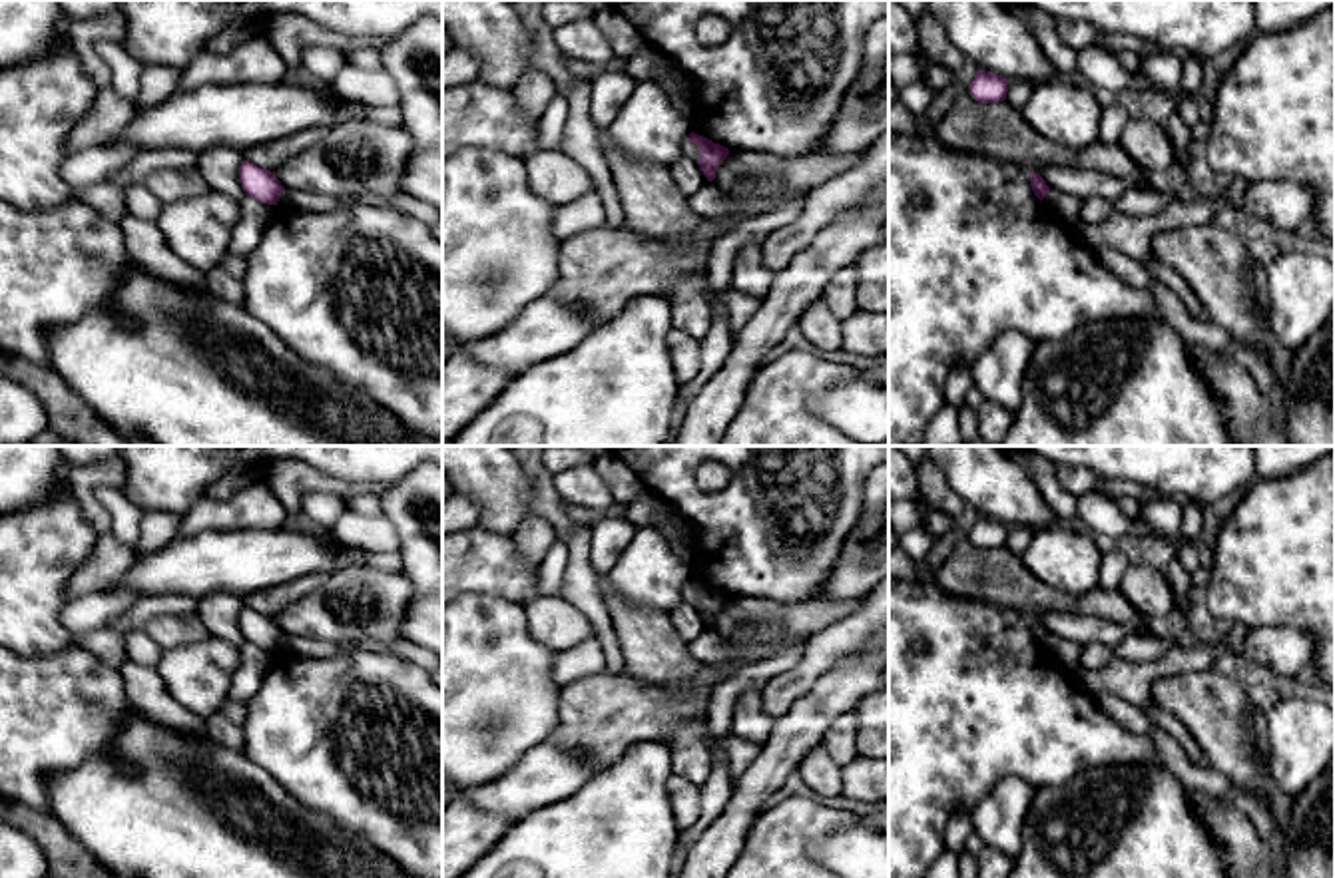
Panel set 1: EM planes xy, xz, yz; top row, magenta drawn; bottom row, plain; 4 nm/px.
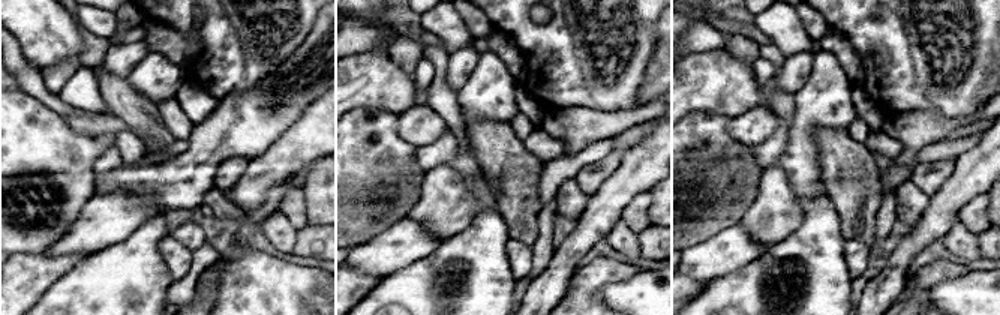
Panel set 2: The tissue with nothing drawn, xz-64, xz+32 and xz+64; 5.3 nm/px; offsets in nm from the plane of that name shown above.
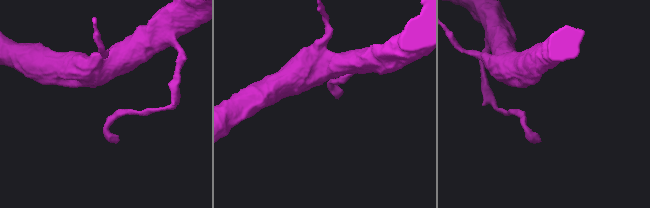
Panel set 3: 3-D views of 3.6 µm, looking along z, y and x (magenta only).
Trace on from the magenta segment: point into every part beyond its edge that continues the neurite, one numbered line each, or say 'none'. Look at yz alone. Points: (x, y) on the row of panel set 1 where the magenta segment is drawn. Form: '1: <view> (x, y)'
none

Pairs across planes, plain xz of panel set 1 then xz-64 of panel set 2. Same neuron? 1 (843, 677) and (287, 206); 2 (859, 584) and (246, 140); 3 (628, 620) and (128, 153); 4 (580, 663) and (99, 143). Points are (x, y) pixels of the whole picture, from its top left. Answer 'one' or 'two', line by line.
1: two
2: one
3: two
4: two

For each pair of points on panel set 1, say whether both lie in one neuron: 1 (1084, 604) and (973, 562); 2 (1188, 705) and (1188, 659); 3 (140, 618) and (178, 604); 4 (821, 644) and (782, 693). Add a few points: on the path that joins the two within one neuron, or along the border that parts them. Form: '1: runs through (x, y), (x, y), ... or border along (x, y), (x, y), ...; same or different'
1: runs through (1057, 600), (1027, 596), (1001, 578); same
2: border along (1212, 665), (1160, 677), (1148, 699); different
3: runs through (150, 608), (168, 604); same
4: runs through (819, 656), (794, 681); same

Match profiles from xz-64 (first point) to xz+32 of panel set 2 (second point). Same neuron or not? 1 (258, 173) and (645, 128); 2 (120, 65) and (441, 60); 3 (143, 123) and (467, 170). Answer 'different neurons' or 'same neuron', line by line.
1: same neuron
2: different neurons
3: different neurons

